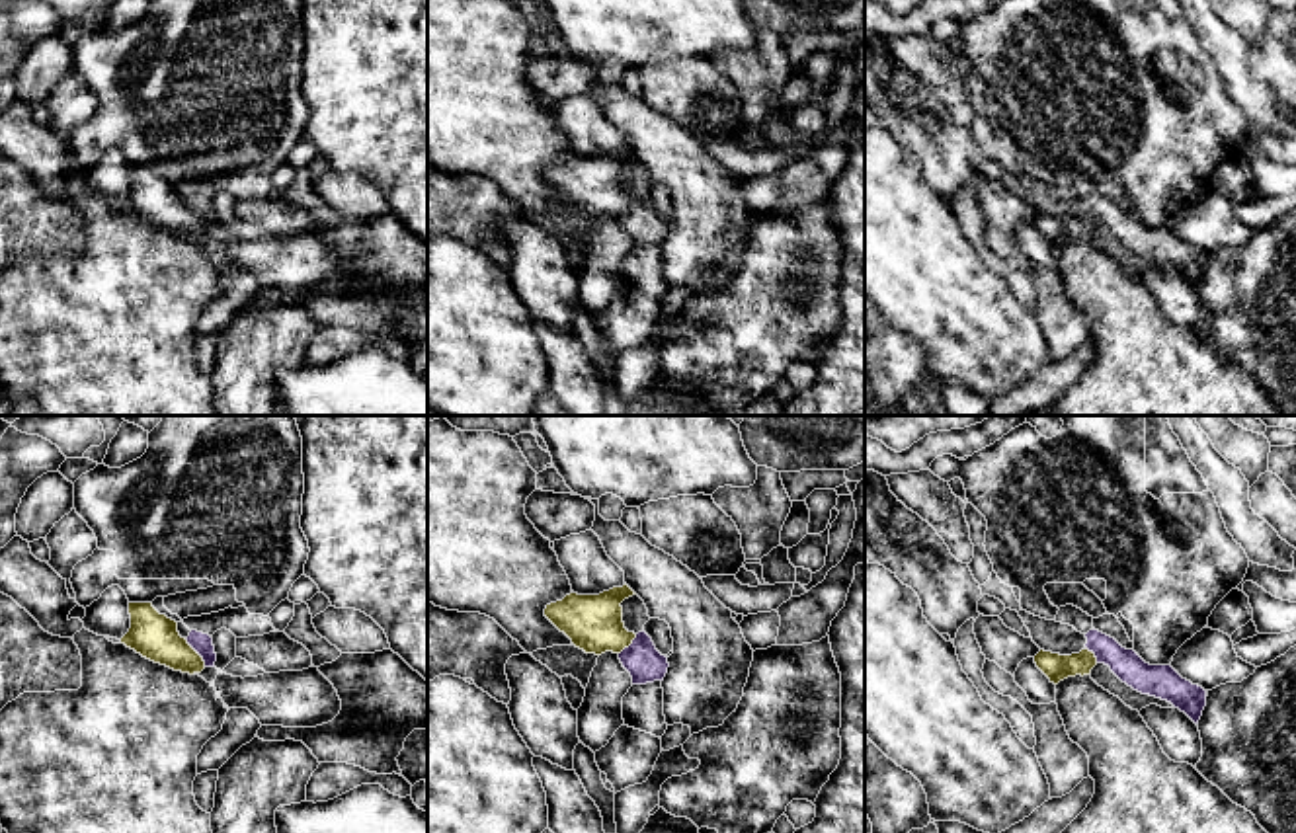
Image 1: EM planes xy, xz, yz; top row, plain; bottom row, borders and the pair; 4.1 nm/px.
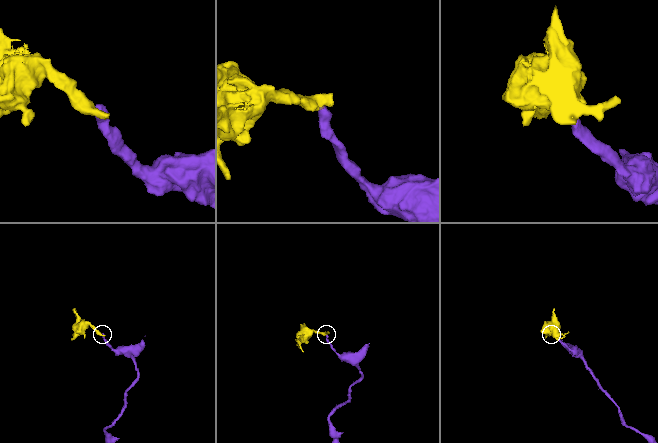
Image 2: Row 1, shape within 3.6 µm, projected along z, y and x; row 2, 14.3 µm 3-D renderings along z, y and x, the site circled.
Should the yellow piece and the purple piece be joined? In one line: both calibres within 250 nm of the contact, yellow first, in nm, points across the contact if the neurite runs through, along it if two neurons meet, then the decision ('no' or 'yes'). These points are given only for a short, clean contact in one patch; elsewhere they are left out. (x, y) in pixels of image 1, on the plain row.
190 nm thick on the yellow side, 80 nm on the other; border along xy (184, 201), (205, 229); no

